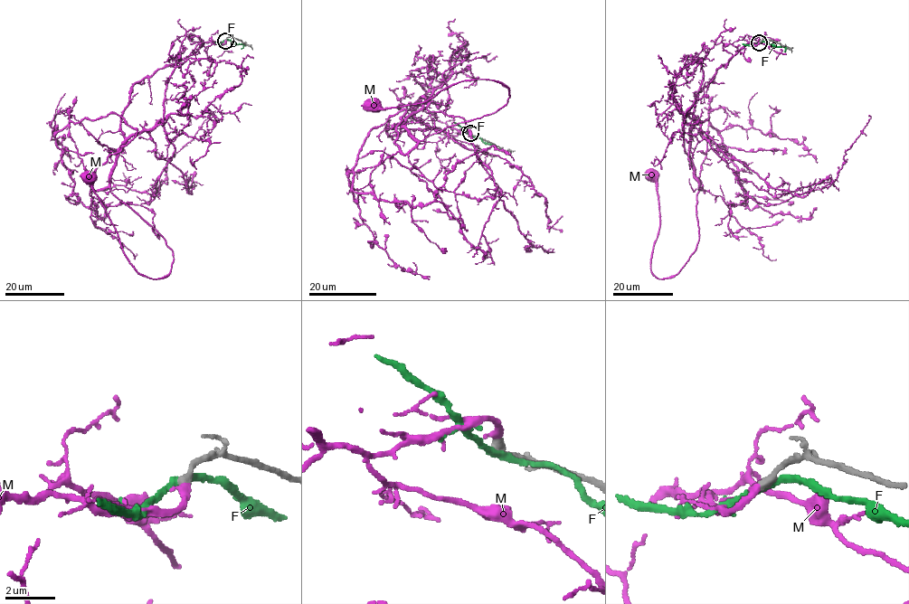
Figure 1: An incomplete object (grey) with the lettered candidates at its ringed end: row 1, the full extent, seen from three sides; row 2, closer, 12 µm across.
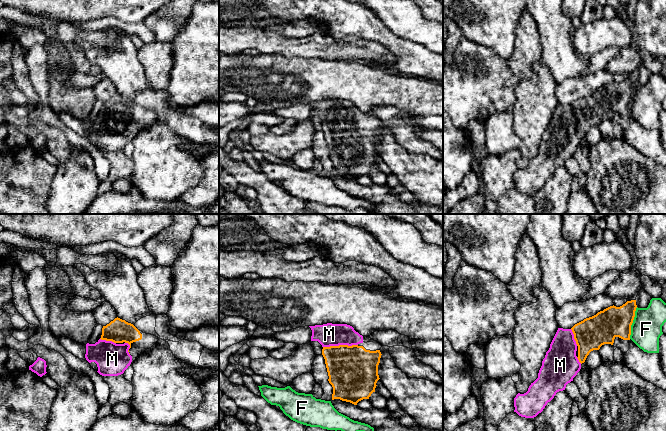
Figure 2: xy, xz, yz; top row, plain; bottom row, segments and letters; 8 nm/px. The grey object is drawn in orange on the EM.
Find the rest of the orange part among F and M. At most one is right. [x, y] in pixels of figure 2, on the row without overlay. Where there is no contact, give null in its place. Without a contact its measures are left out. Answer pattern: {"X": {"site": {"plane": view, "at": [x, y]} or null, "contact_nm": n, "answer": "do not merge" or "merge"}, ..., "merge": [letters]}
{"F": {"site": {"plane": "yz", "at": [632, 98]}, "contact_nm": 260, "answer": "do not merge"}, "M": {"site": {"plane": "xz", "at": [340, 121]}, "contact_nm": 280, "answer": "merge"}, "merge": ["M"]}

